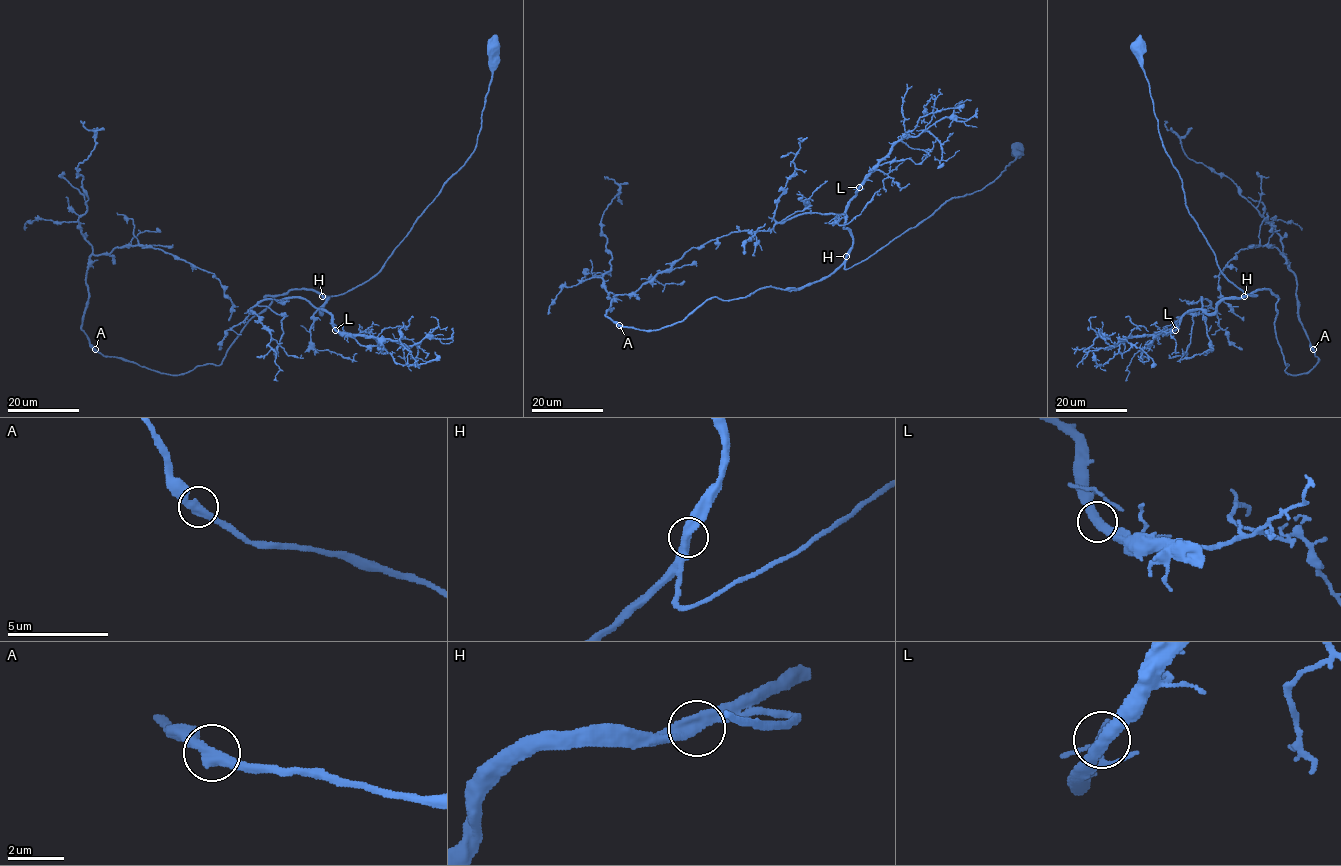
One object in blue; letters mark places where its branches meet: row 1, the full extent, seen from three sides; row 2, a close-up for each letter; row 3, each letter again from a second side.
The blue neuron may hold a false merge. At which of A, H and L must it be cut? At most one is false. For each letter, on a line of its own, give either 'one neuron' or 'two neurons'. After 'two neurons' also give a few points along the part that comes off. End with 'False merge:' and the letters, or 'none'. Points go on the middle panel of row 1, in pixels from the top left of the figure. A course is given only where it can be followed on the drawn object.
A: one neuron
H: one neuron
L: one neuron
False merge: none

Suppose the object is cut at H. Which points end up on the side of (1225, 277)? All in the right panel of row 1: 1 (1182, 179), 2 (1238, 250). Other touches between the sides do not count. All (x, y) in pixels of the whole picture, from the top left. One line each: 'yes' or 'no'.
1: yes
2: no

